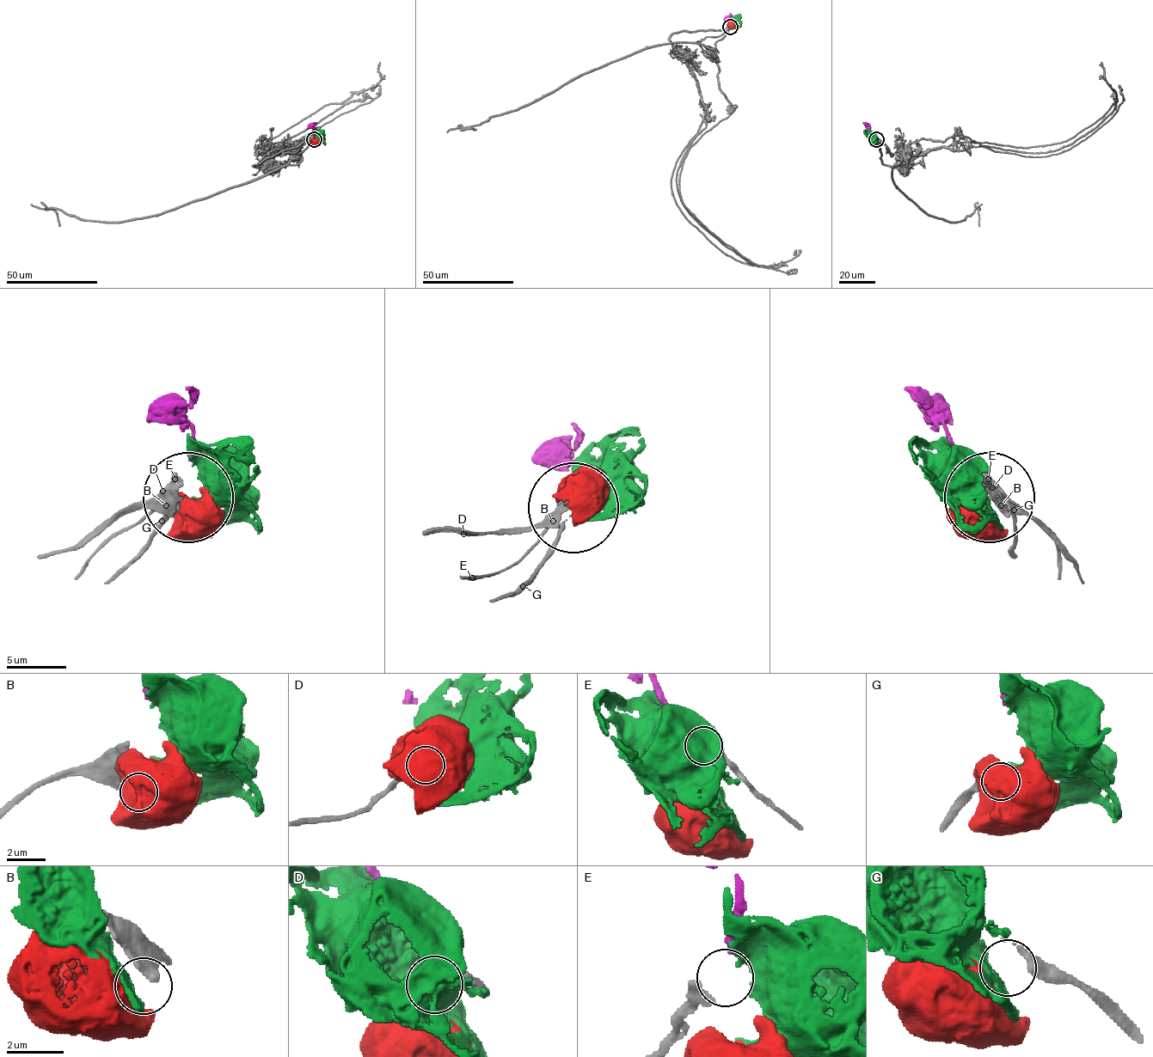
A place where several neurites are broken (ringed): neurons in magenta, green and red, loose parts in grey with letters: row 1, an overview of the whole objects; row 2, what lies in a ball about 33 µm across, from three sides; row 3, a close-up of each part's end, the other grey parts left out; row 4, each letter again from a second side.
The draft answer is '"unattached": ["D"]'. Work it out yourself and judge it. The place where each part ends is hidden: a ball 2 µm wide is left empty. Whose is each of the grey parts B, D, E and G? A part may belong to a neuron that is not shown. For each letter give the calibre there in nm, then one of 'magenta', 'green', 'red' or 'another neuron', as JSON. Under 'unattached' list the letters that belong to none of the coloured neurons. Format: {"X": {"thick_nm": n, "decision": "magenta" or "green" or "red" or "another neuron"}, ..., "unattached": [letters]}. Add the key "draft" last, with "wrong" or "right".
{"B": {"thick_nm": 380, "decision": "green"}, "D": {"thick_nm": 240, "decision": "another neuron"}, "E": {"thick_nm": 360, "decision": "magenta"}, "G": {"thick_nm": 110, "decision": "red"}, "unattached": ["D"], "draft": "right"}

